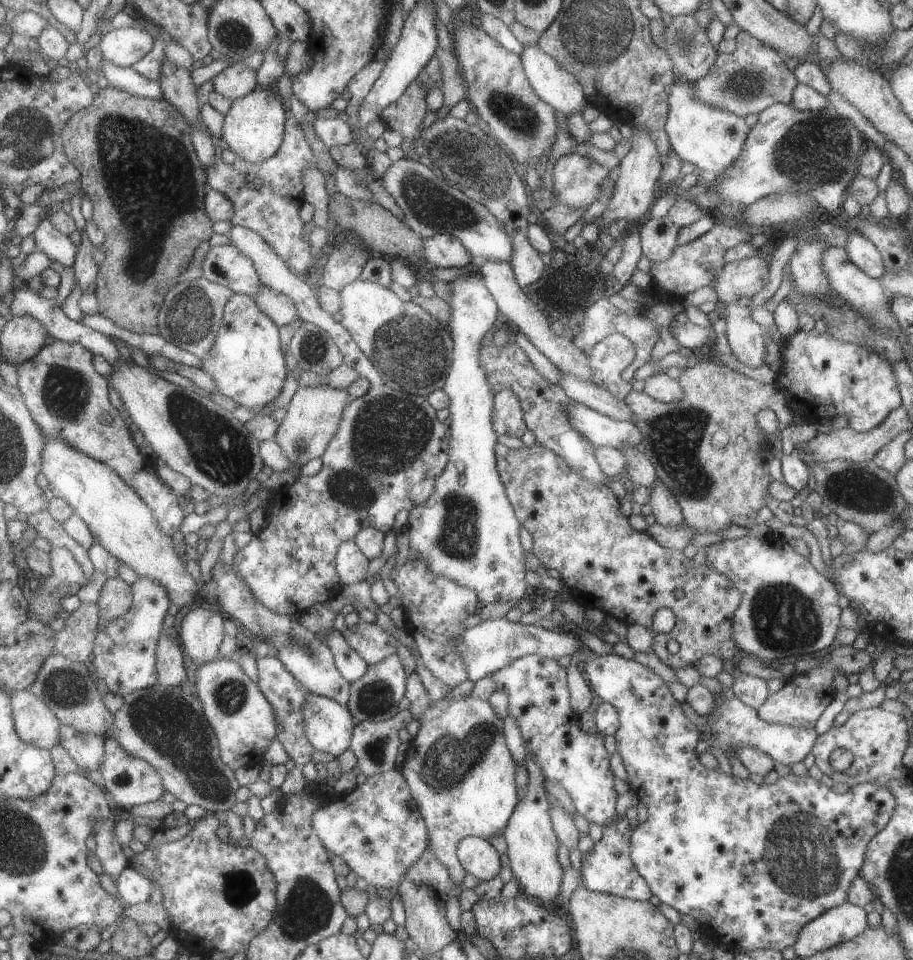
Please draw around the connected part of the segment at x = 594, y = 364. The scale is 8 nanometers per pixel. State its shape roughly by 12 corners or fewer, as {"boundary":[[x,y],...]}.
{"boundary":[[609,334],[586,353],[590,380],[624,401],[633,344]]}

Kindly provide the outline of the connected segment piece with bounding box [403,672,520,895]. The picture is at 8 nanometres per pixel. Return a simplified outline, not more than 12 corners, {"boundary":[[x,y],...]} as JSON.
{"boundary":[[406,697],[404,776],[456,892],[466,837],[505,834],[517,762],[487,700]]}

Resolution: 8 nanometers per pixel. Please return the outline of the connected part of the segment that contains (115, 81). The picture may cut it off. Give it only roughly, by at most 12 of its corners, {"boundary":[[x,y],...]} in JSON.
{"boundary":[[103,60],[100,70],[111,87],[132,96],[163,99],[160,82],[132,67]]}

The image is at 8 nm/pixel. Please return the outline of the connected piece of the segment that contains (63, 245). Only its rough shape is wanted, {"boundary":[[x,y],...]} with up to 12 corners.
{"boundary":[[51,219],[33,237],[53,261],[74,267],[80,248]]}

